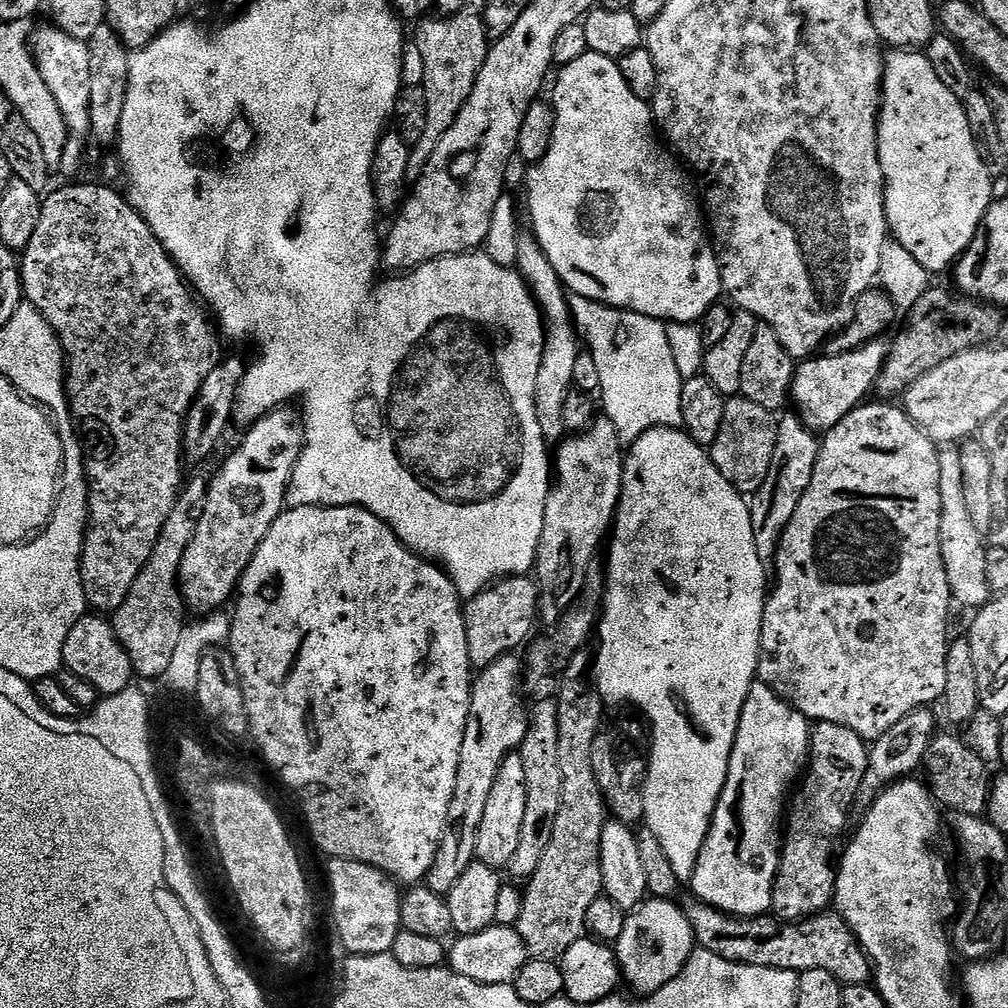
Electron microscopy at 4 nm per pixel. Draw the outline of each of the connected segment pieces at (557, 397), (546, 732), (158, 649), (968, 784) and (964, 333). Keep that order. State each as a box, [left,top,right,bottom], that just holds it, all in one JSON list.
[[515,235,582,442],[506,699,562,882],[111,476,209,681],[922,731,992,816],[874,288,1004,400]]

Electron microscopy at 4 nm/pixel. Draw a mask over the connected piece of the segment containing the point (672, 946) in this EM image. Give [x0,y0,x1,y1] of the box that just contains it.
[614,899,694,994]

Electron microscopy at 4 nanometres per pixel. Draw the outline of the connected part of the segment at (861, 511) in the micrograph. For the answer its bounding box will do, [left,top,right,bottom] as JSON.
[758,402,954,742]

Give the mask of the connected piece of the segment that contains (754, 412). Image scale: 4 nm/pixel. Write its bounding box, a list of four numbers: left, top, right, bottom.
[708,396,777,496]

